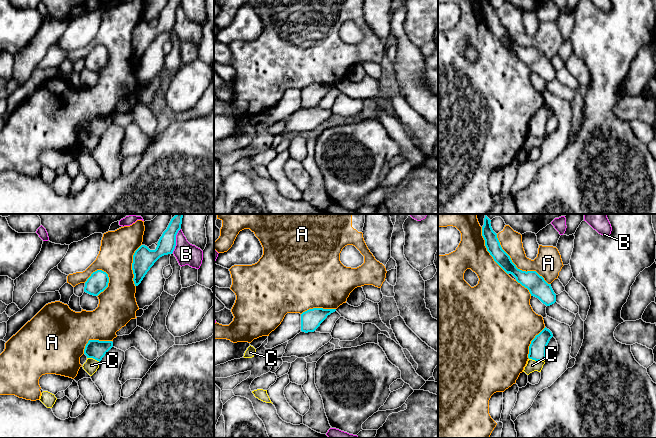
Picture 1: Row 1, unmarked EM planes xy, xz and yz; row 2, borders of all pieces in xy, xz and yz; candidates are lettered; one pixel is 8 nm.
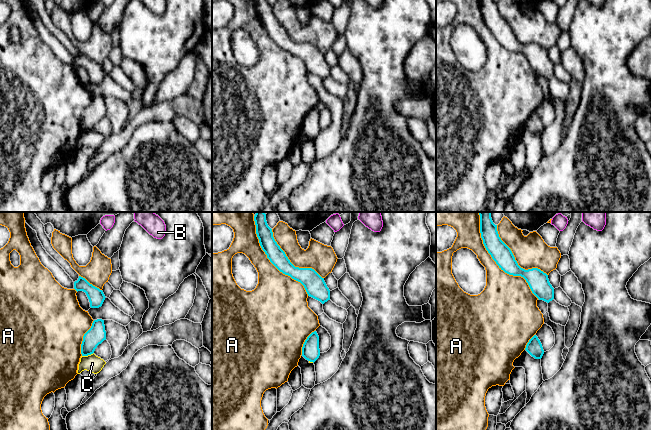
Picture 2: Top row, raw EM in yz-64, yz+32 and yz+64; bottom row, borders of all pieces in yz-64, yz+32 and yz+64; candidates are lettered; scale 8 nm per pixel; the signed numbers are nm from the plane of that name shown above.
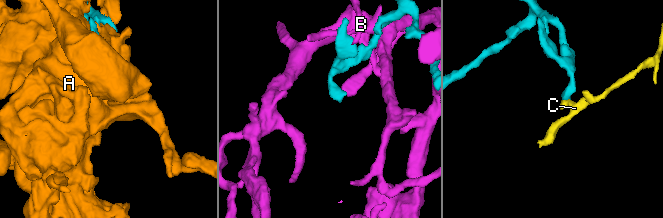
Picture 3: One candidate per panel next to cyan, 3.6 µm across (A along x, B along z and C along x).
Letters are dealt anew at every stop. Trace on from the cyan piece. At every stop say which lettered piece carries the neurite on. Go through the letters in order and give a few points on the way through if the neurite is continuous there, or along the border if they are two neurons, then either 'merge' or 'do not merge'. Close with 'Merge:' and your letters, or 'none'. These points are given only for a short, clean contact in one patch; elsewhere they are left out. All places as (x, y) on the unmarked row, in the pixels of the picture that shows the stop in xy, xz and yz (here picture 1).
A: do not merge
B: border along xy (180, 4), (176, 11), (176, 21), (172, 28); do not merge
C: border along yz (529, 134), (535, 136), (545, 135); do not merge
Merge: none

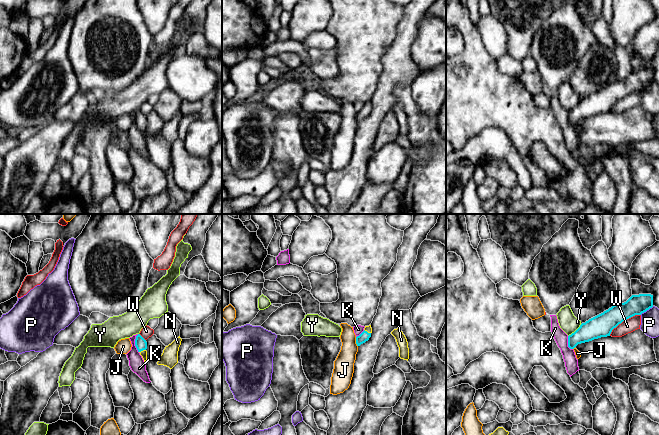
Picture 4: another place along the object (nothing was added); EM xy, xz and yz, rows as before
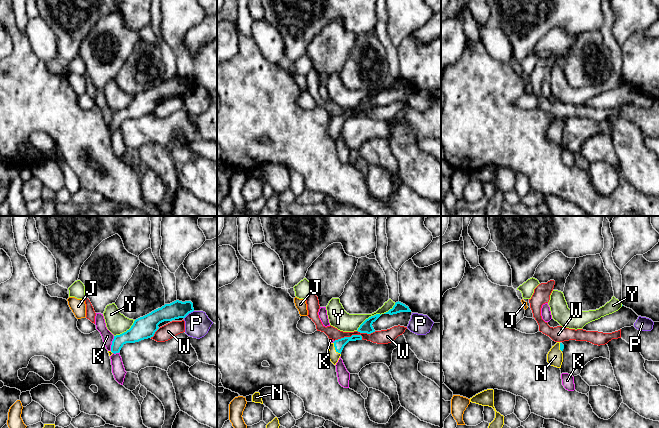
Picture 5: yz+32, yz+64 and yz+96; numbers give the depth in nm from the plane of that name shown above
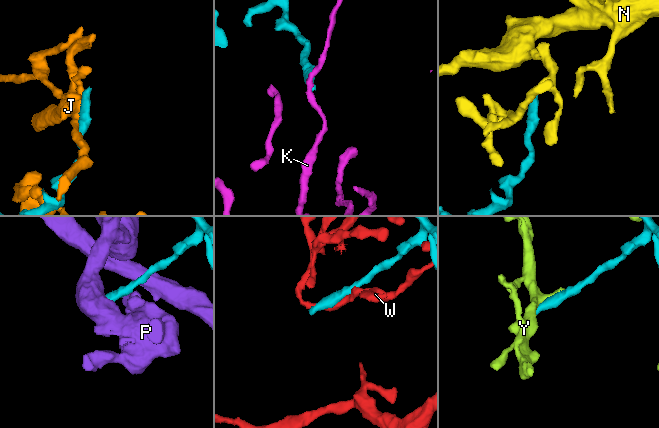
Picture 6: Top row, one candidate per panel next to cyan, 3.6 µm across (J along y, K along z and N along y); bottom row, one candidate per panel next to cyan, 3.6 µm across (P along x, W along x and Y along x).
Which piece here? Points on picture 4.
J: do not merge
K: border along xy (137, 110), (135, 123), (138, 128); do not merge
N: runs through xy (140, 119), (142, 126), (143, 129); merge
P: border along yz (653, 82), (640, 90); do not merge
W: do not merge
Y: do not merge
Merge: N

